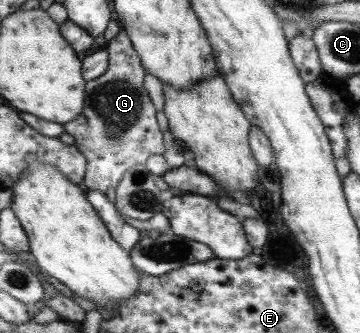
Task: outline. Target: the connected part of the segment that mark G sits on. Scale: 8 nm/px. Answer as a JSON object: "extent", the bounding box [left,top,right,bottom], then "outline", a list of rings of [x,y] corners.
{"extent":[63,23,165,193],"outline":[[[120,23],[118,34],[105,49],[109,51],[109,68],[101,77],[87,81],[84,112],[77,120],[63,125],[64,133],[75,138],[75,145],[89,160],[84,187],[103,193],[115,189],[131,168],[146,164],[151,155],[162,155],[165,151],[155,107],[143,87],[146,68]]]}

